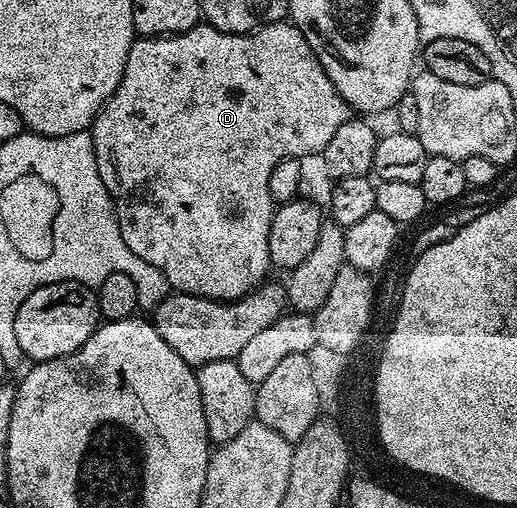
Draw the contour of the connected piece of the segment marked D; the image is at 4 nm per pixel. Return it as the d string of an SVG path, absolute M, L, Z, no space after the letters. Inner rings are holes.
M280 20L274 24L261 25L249 33L222 33L211 24L200 23L184 33L165 37L139 37L135 40L121 75L121 83L115 94L99 110L89 132L95 148L97 171L106 174L107 165L111 168L109 181L113 186L115 217L129 251L141 255L145 263L153 263L153 267L165 275L172 290L192 293L195 297L209 297L212 301L237 301L264 284L266 277L263 276L273 269L269 255L269 227L273 212L269 175L273 175L273 167L289 157L308 159L314 153L315 156L322 154L329 139L333 139L337 127L341 127L341 123L348 119L349 106L333 87L329 75L325 75L313 47L309 47L298 25Z

